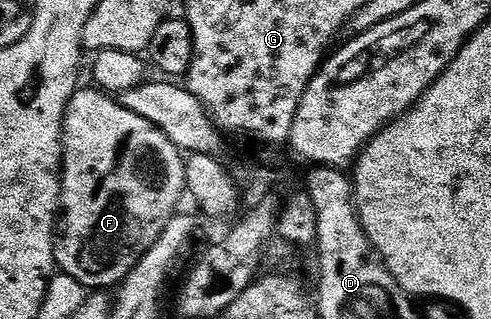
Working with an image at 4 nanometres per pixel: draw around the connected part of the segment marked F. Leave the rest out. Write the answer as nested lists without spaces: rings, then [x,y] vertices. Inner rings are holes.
[[[90,89],[91,91],[76,90],[74,97],[69,101],[67,112],[63,118],[63,166],[61,168],[61,219],[67,222],[67,228],[62,228],[61,234],[58,236],[55,244],[55,261],[58,270],[64,275],[73,277],[77,281],[81,281],[84,287],[88,289],[111,289],[123,282],[133,269],[133,265],[137,265],[137,261],[147,252],[153,245],[153,241],[157,241],[157,237],[161,237],[161,233],[165,229],[165,225],[176,214],[179,198],[185,195],[187,185],[187,169],[188,164],[185,162],[184,152],[177,149],[177,145],[173,145],[173,141],[169,141],[169,137],[165,137],[165,133],[161,133],[161,129],[157,129],[157,125],[153,125],[149,121],[145,121],[145,117],[139,117],[137,113],[131,113],[129,109],[122,107],[118,98],[112,97],[108,92],[98,89]]]

